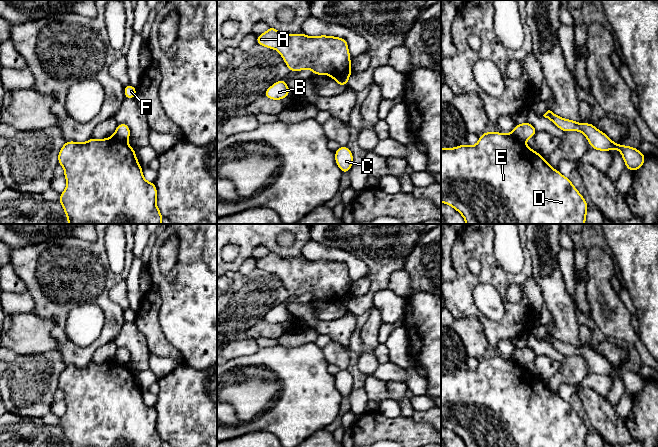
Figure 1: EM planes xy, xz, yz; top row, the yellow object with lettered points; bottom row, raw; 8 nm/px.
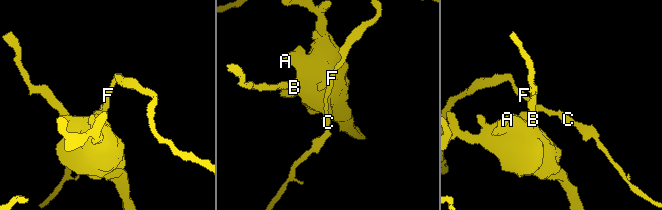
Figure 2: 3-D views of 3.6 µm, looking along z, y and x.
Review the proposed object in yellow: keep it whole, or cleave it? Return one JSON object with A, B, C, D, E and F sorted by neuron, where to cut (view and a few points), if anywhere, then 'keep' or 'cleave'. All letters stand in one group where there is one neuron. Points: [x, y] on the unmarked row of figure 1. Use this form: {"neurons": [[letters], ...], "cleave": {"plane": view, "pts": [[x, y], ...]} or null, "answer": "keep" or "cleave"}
{"neurons": [["A", "B", "D", "E"], ["C", "F"]], "cleave": {"plane": "yz", "pts": [[508, 358], [524, 367]]}, "answer": "cleave"}

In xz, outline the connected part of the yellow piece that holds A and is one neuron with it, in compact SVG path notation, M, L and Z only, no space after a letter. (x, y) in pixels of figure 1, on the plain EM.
M274 251L256 260L258 269L277 274L290 296L312 293L313 300L326 298L333 303L350 291L351 280L345 262L282 258Z

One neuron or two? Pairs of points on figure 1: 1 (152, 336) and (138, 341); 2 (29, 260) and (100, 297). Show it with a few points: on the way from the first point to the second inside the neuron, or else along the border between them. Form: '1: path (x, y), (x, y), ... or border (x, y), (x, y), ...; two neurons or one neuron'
1: border (133, 322), (145, 337), (149, 351); two neurons
2: path (47, 268), (55, 272), (75, 272), (82, 279); one neuron

